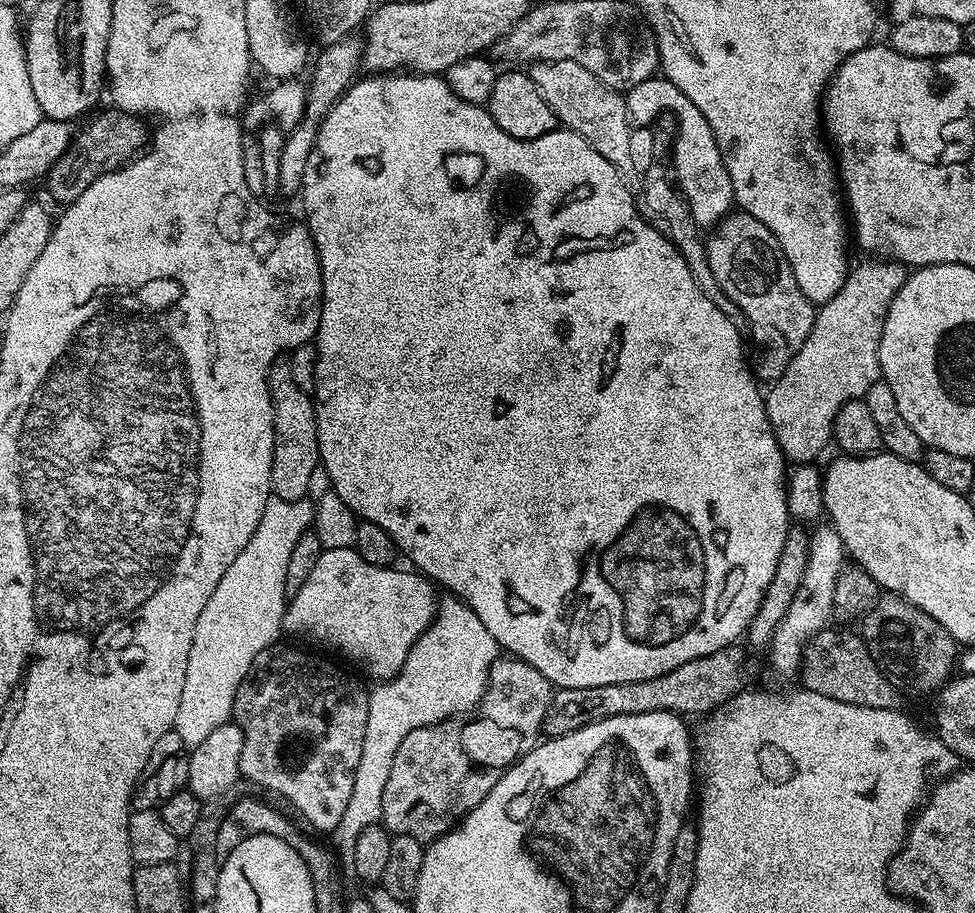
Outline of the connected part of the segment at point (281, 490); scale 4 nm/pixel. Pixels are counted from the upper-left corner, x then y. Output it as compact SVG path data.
M277 362L272 365L271 368L268 370L268 389L270 390L270 398L272 399L272 409L274 410L274 454L272 455L272 491L275 493L275 495L280 496L283 498L283 500L302 500L305 499L309 495L308 493L308 487L312 484L312 479L315 478L316 472L318 476L318 469L321 467L320 462L320 451L318 450L318 434L316 433L316 405L314 403L313 397L309 395L305 389L302 389L298 386L298 382L294 382L294 374L290 374L290 363L288 362Z

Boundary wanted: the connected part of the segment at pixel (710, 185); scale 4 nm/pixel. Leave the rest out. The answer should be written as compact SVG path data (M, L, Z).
M660 74L627 89L626 99L630 118L641 126L655 125L659 112L673 112L676 115L676 149L672 152L673 158L676 159L674 179L683 192L688 209L692 211L692 217L696 219L697 224L719 224L733 207L732 187L716 139L710 130L710 122L706 122L702 110L698 110L698 106L694 106L694 102L690 102L690 98L686 98L686 94L678 90L678 86L674 86L674 82L665 80Z

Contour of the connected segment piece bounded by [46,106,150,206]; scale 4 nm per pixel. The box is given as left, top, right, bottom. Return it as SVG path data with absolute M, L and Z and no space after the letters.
M115 106L109 109L109 112L97 111L97 116L81 132L79 129L73 135L66 154L62 154L62 158L58 158L58 162L54 162L54 166L48 171L48 192L60 206L75 202L82 190L86 190L86 186L90 186L107 172L123 168L145 147L150 136L149 129L144 129L145 121L134 112L122 112Z

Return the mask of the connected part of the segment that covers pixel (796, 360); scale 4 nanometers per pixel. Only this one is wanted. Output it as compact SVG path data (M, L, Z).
M872 258L869 264L860 264L851 269L848 277L845 278L844 284L838 290L838 294L834 294L834 298L830 298L825 304L819 305L816 309L816 317L814 318L814 326L810 330L810 334L806 338L806 342L802 342L802 346L798 346L798 350L794 354L794 358L790 358L790 364L786 366L786 370L782 370L782 374L777 380L771 381L770 387L767 389L764 398L764 409L768 415L768 421L772 427L774 438L778 442L778 446L782 450L785 461L791 462L793 465L811 464L817 458L816 455L823 450L832 440L832 427L834 426L834 418L838 418L838 410L842 410L842 406L846 406L846 402L863 398L866 390L870 390L870 386L874 386L876 380L881 379L880 359L878 358L878 346L882 338L882 326L886 326L886 314L890 310L890 302L894 298L894 294L898 294L898 290L904 285L906 279L905 265L899 262L888 262L892 264L883 264L883 259Z

